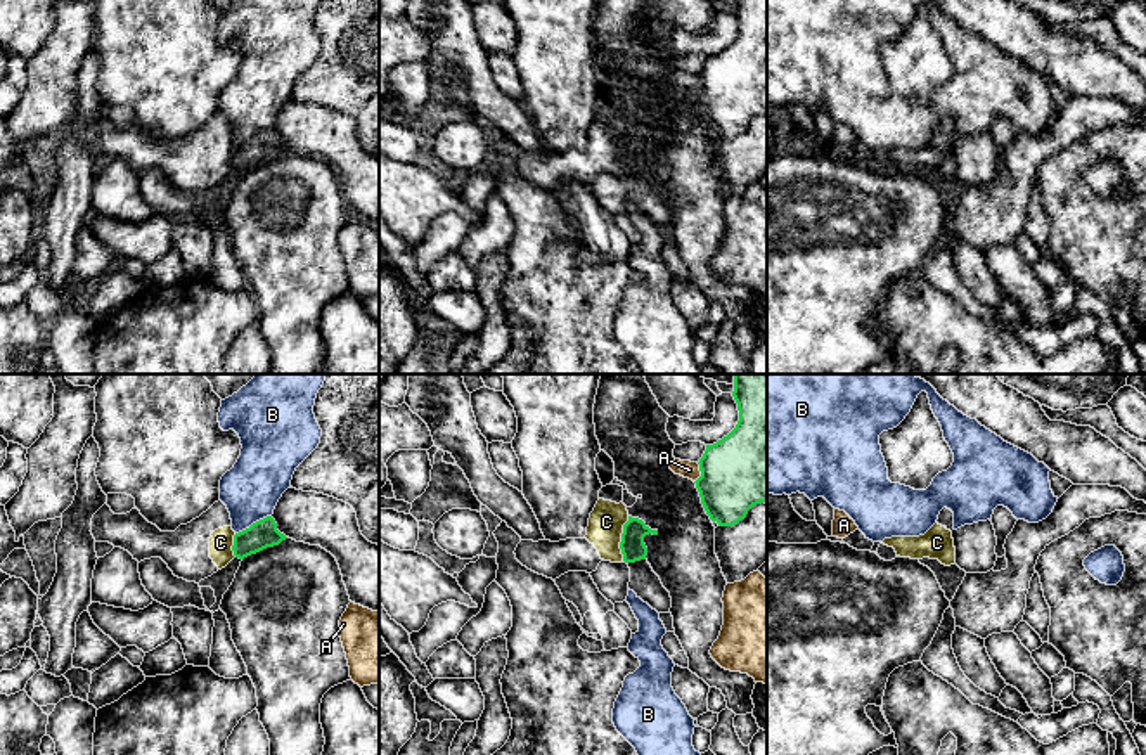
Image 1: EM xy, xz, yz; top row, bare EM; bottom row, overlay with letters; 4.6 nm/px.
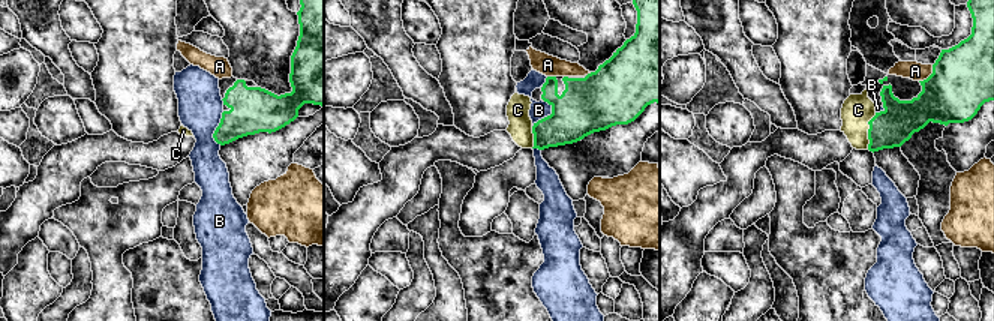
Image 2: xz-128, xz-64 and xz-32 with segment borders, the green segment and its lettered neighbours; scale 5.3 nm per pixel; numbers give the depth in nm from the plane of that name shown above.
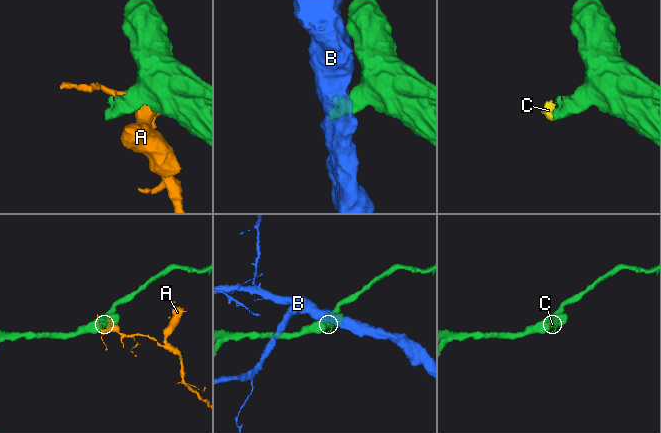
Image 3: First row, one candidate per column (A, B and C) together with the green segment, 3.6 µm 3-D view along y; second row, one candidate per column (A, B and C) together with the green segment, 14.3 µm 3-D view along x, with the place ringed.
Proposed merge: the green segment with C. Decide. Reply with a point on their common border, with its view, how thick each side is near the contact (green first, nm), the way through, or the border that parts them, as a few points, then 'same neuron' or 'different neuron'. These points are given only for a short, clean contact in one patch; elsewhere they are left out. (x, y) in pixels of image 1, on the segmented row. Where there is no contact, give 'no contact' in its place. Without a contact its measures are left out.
contact xz (622, 539); calibres 120 and 160 nm; way xz (632, 546), (622, 539), (606, 522); same neuron

